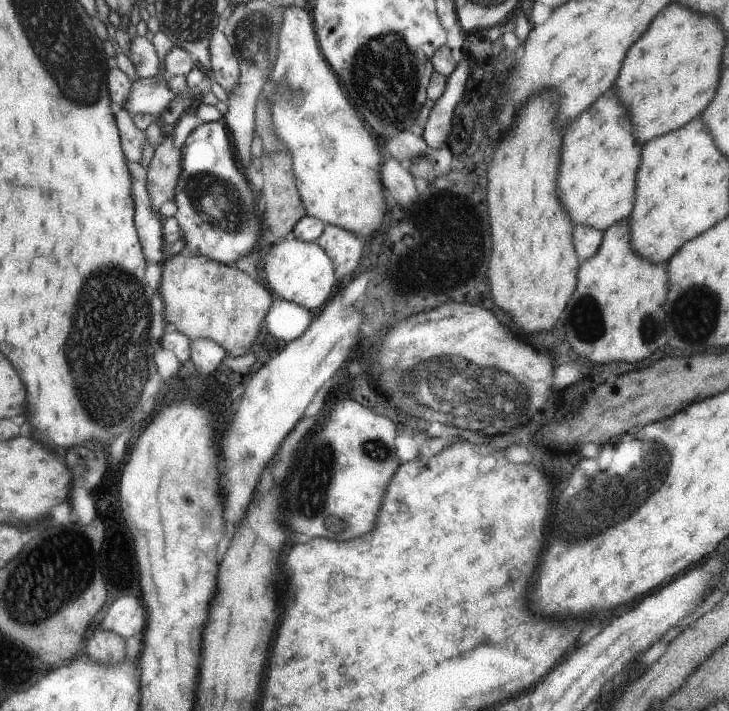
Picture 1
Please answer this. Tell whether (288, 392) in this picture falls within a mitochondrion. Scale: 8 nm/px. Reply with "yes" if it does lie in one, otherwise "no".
no

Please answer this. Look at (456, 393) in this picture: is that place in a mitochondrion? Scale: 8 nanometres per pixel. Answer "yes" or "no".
yes

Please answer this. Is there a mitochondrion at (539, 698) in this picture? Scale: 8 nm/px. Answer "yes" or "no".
no

